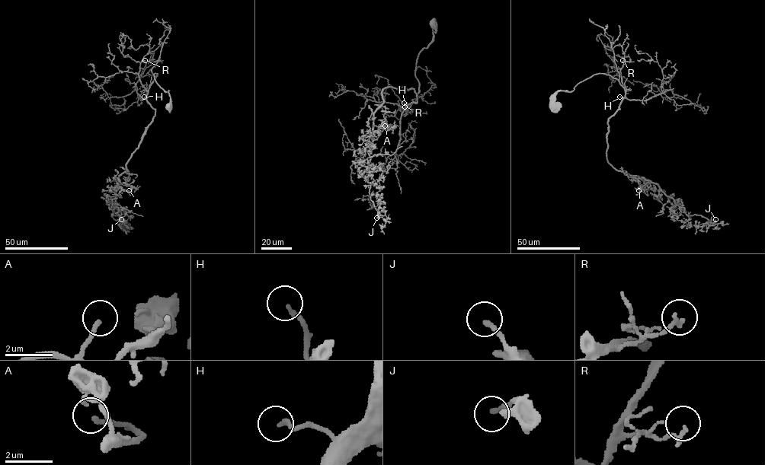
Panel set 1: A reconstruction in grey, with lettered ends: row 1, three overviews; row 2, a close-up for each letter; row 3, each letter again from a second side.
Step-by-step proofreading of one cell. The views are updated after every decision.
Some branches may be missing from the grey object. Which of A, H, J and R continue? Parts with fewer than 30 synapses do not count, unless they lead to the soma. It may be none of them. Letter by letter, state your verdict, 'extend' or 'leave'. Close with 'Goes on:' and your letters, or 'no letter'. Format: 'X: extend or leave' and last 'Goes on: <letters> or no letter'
A: leave
H: leave
J: leave
R: leave
Goes on: no letter

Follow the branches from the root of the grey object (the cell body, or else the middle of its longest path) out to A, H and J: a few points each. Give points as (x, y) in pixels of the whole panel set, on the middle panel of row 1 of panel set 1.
A: (433, 24), (417, 59), (417, 98), (406, 108), (417, 101), (413, 89), (385, 87), (373, 139), (385, 125)
H: (433, 24), (436, 25), (433, 40), (417, 59), (417, 98), (408, 109), (404, 103)
J: (433, 24), (406, 108), (417, 101), (413, 89), (385, 87), (374, 113), (369, 192), (385, 212), (376, 218)

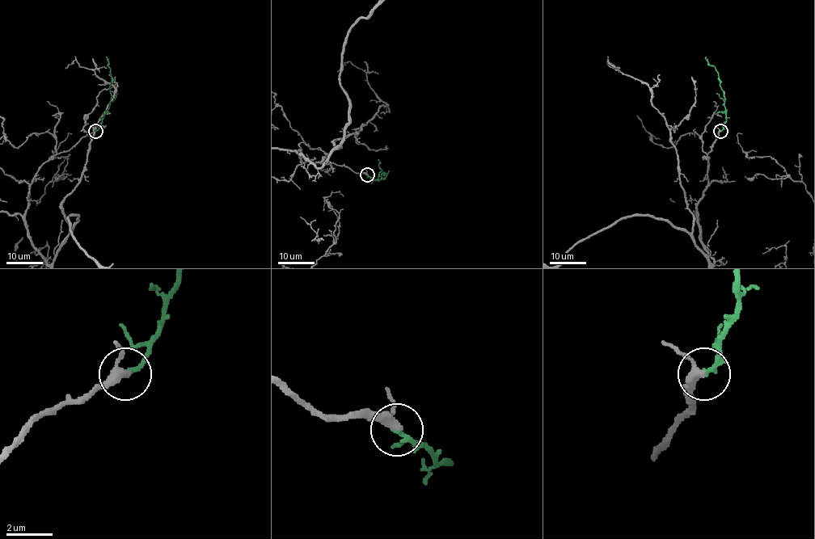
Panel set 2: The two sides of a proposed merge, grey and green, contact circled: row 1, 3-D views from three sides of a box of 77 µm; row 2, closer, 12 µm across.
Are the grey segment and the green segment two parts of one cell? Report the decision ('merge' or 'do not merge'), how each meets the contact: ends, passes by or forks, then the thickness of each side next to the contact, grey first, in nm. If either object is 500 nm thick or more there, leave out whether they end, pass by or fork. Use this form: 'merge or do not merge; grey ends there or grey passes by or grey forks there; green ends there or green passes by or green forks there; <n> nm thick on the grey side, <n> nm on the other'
merge; grey passes by; green ends there; 320 nm thick on the grey side, 200 nm on the other

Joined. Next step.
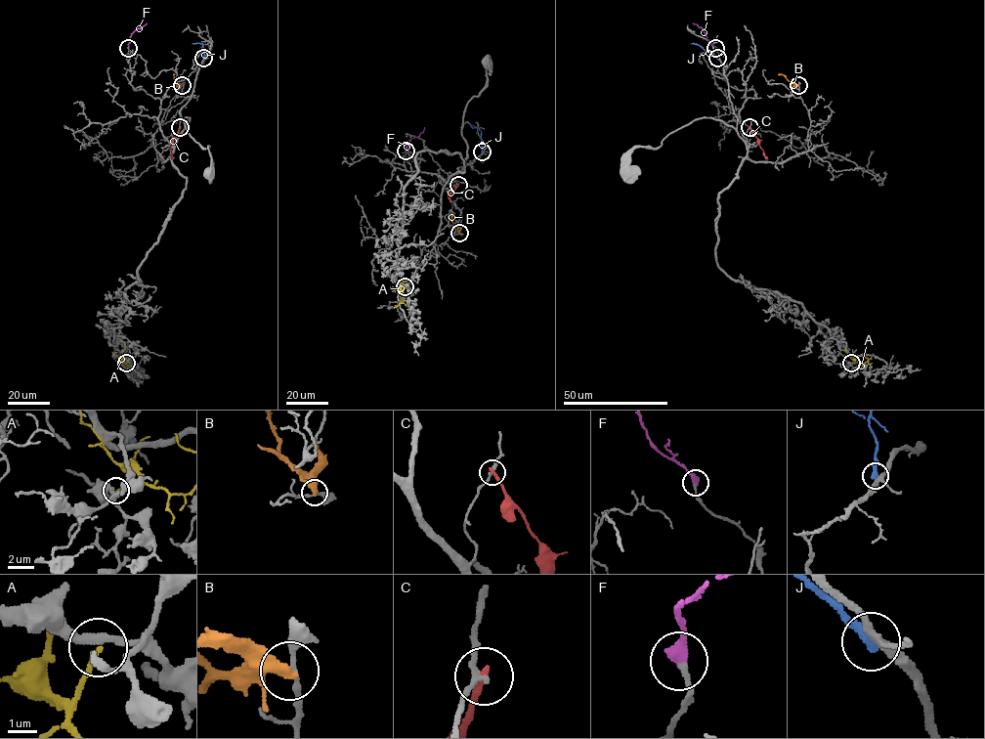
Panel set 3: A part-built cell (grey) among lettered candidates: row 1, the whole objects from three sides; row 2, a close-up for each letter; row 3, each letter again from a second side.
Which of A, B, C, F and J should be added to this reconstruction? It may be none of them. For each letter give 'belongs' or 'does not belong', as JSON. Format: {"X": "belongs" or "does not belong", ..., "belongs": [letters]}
{"A": "does not belong", "B": "does not belong", "C": "does not belong", "F": "belongs", "J": "does not belong", "belongs": ["F"]}

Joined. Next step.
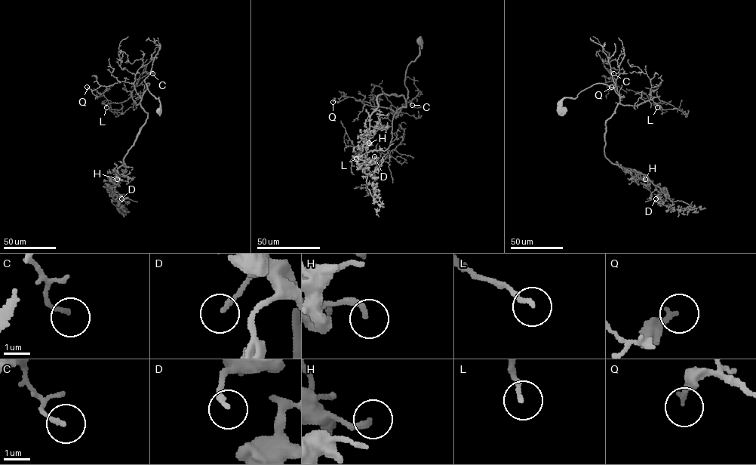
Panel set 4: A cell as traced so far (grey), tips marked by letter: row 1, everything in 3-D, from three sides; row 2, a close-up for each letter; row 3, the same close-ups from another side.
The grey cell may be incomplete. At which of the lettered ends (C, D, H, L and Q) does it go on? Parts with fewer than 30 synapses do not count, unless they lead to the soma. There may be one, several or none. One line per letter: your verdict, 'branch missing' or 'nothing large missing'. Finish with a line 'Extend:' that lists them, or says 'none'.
C: nothing large missing
D: nothing large missing
H: nothing large missing
L: nothing large missing
Q: branch missing
Extend: Q

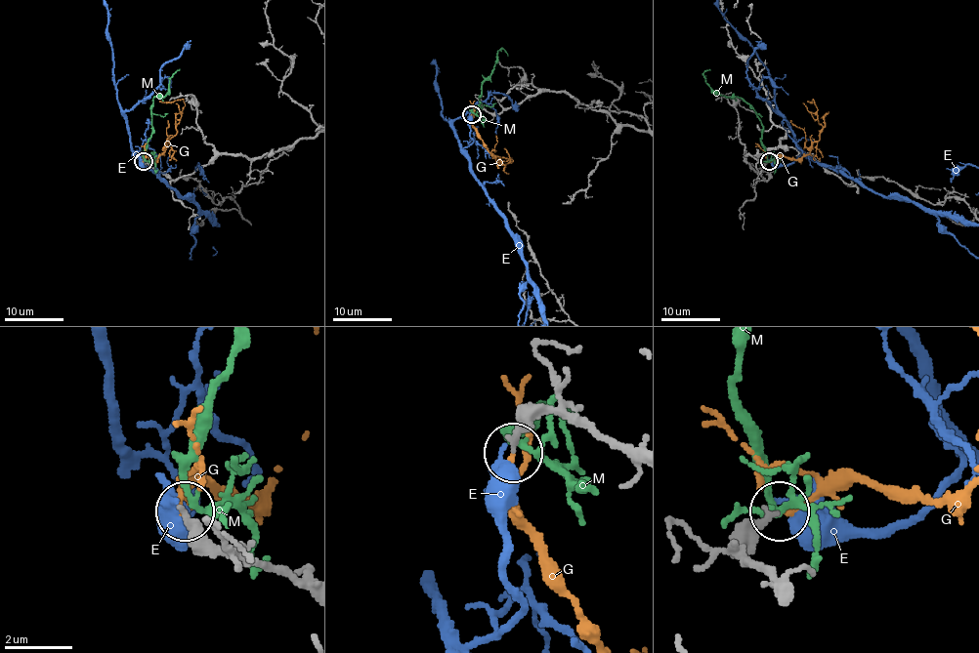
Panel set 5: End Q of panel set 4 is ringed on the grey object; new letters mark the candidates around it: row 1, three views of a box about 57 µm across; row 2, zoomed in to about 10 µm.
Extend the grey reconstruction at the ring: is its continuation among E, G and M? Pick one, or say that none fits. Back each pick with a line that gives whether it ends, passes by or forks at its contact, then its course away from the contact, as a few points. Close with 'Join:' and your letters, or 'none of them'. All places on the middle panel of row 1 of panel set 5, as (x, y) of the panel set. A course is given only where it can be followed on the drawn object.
G: it ends | via (472, 114), (470, 120), (475, 131), (498, 165), (504, 165), (504, 168), (513, 160), (488, 153)
Join: G

